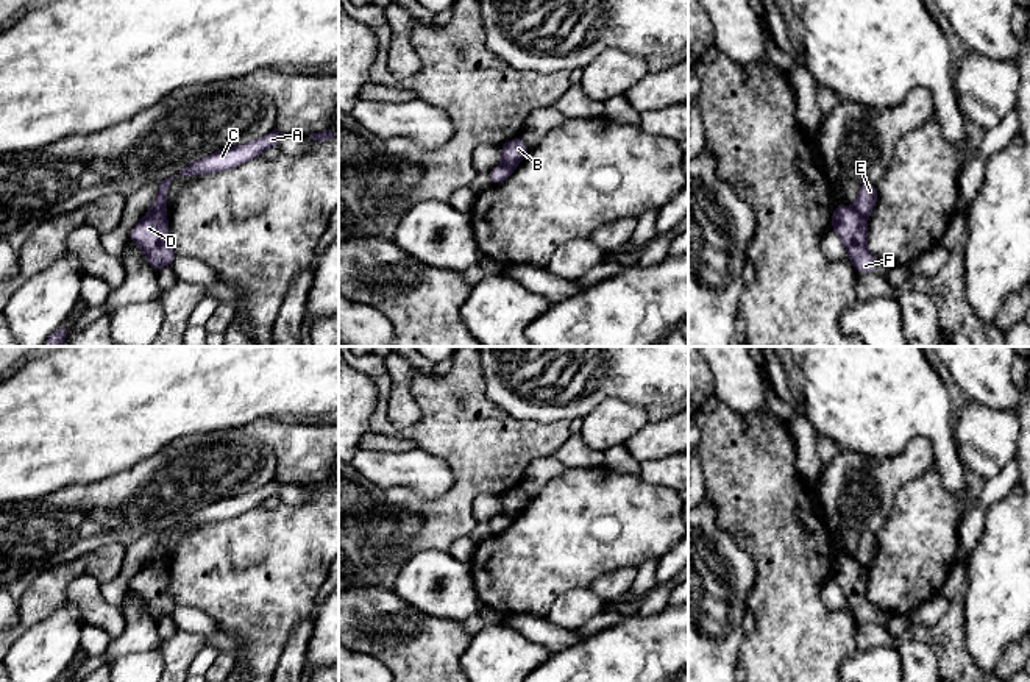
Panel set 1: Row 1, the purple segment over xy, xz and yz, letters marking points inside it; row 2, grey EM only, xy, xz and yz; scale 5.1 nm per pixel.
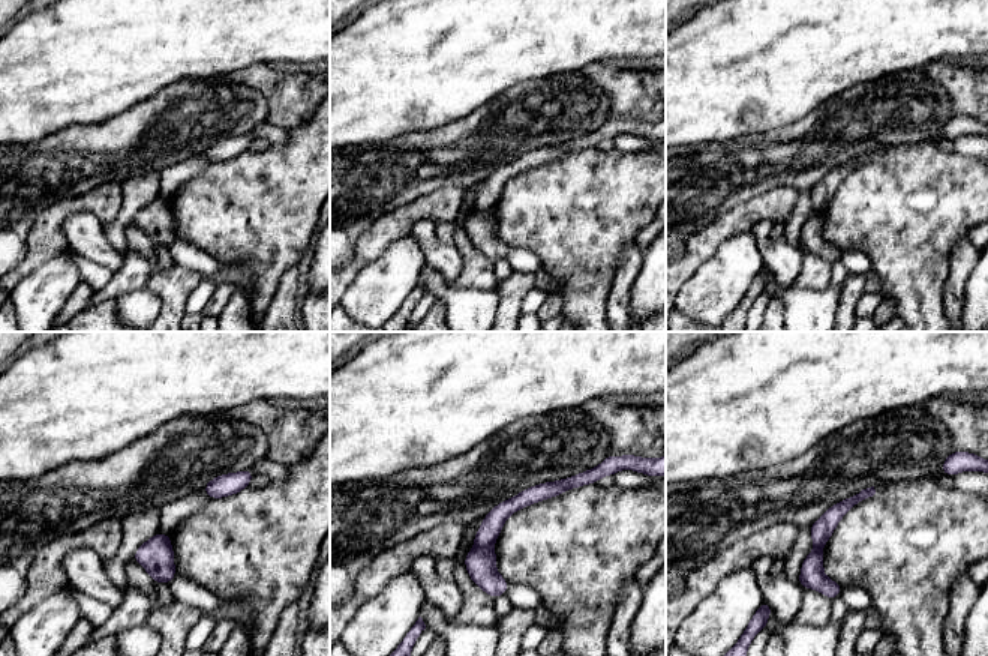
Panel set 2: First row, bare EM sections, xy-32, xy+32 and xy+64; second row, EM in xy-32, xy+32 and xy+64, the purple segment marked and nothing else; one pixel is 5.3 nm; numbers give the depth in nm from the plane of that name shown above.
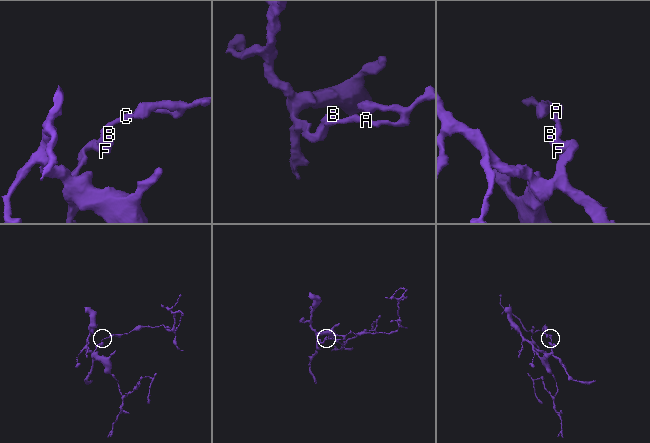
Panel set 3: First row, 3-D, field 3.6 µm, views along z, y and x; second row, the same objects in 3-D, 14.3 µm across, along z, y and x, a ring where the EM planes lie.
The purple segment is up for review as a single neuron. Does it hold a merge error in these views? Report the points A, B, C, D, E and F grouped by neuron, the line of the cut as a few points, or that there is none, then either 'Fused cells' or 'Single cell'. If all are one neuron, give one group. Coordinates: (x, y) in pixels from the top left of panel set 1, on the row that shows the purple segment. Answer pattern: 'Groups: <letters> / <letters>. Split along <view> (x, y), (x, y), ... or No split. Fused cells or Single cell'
Groups: A C E / B D F. Split along xy (164, 208), (147, 216). Fused cells

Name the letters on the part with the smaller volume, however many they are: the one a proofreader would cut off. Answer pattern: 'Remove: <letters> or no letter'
Remove: A, C, E

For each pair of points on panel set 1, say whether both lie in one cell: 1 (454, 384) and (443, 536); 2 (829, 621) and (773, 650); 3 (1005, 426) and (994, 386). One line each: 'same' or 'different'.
1: same
2: same
3: different

